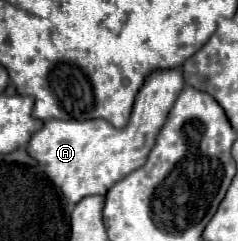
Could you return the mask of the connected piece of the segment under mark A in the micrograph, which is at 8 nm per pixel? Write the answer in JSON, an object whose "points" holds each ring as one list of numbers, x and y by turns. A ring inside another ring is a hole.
{"points":[[179,69,151,71,135,97,125,127,117,129,105,119,49,119,45,121,45,127,31,137,27,151,41,163,47,177,61,189,67,201,77,203,87,195,105,195,117,181,145,165,145,159,149,157,149,151,153,149,155,139,183,87,185,81]]}

